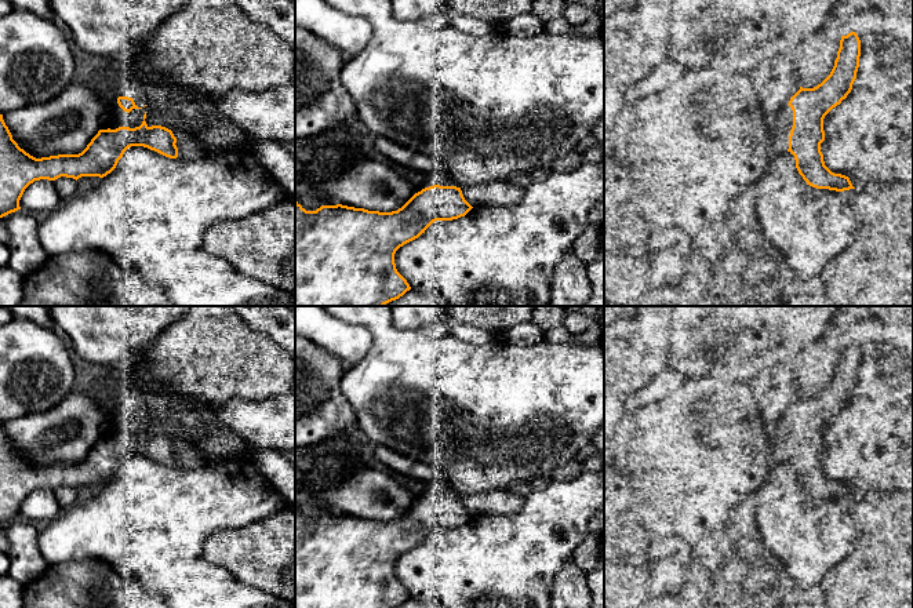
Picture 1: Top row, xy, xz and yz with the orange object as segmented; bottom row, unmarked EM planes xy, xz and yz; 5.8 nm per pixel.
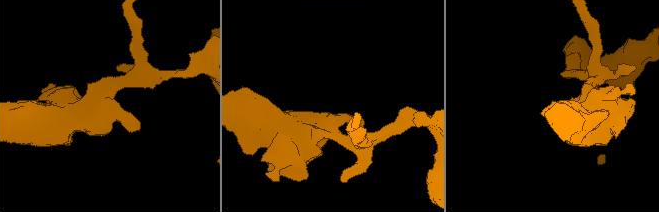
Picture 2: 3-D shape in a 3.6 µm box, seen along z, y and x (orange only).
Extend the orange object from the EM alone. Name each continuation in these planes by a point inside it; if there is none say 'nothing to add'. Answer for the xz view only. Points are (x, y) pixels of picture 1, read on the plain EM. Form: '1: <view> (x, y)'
1: xz (433, 487)

